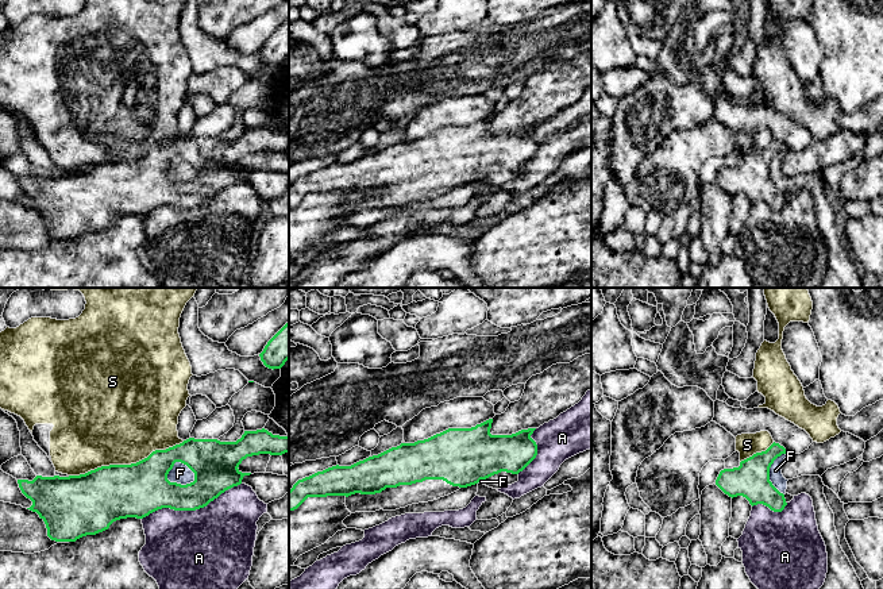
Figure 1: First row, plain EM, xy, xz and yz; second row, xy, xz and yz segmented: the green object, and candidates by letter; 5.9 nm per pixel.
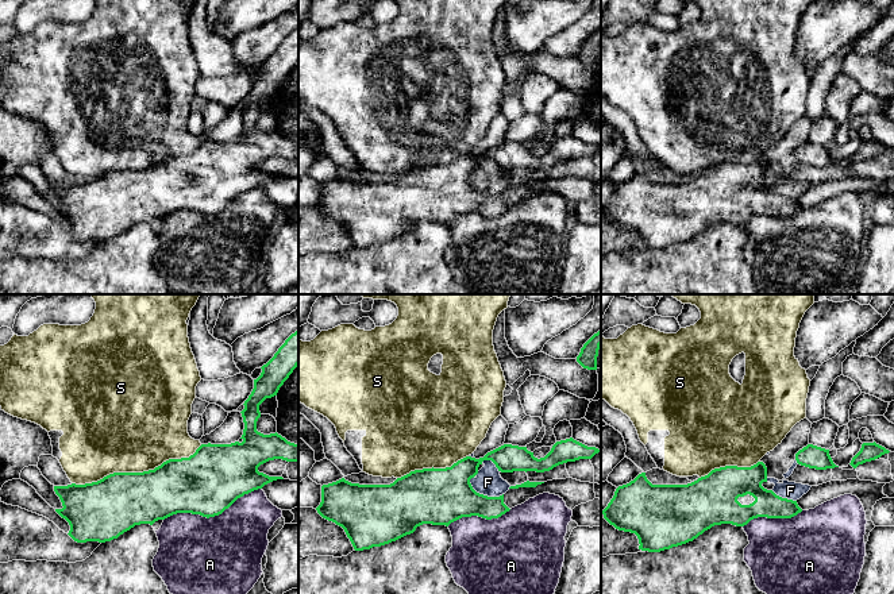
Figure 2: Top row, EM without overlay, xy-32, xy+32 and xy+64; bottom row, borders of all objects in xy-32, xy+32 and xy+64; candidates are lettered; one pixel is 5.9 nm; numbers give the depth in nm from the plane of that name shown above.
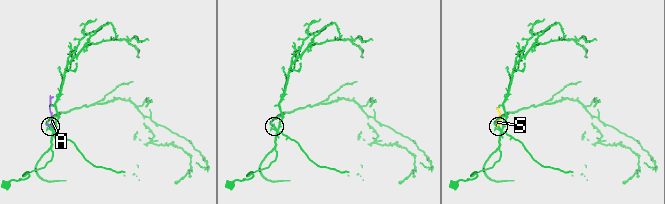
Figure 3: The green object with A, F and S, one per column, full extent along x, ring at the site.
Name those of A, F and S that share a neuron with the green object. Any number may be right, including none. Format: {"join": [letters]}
{"join": []}

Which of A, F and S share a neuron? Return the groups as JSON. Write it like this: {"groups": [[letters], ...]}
{"groups": [["A"], ["F"], ["S"]]}

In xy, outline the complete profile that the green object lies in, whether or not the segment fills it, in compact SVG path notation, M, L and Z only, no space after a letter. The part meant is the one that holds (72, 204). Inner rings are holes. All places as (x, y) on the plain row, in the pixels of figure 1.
M262 126L262 127L257 127L257 128L244 128L242 135L238 136L236 139L220 139L217 136L189 135L189 136L184 138L182 140L176 142L173 145L169 145L166 147L155 147L147 155L144 155L144 157L142 157L136 161L101 163L101 165L90 168L85 172L69 173L69 174L59 174L59 173L42 174L42 173L36 173L32 178L18 177L18 181L19 181L19 185L20 185L22 190L32 199L32 203L27 207L30 207L32 209L36 209L39 212L39 215L45 219L46 226L47 226L47 234L51 238L55 238L55 239L76 239L77 236L80 236L82 234L96 232L99 230L103 230L103 228L108 227L109 223L113 219L120 217L120 216L127 216L127 215L143 216L143 215L149 213L150 211L153 211L158 207L162 207L162 205L170 205L170 207L174 207L174 208L196 208L196 207L204 205L211 199L217 196L221 190L224 190L225 188L240 182L244 173L251 172L251 170L242 170L238 166L243 157L246 157L247 154L259 153L259 151L282 153L285 150L289 150L289 134L273 132L267 127ZM176 159L181 159L181 161L186 162L194 170L194 178L193 180L186 181L186 182L181 182L181 181L177 181L177 180L170 180L167 177L167 172L173 166Z

